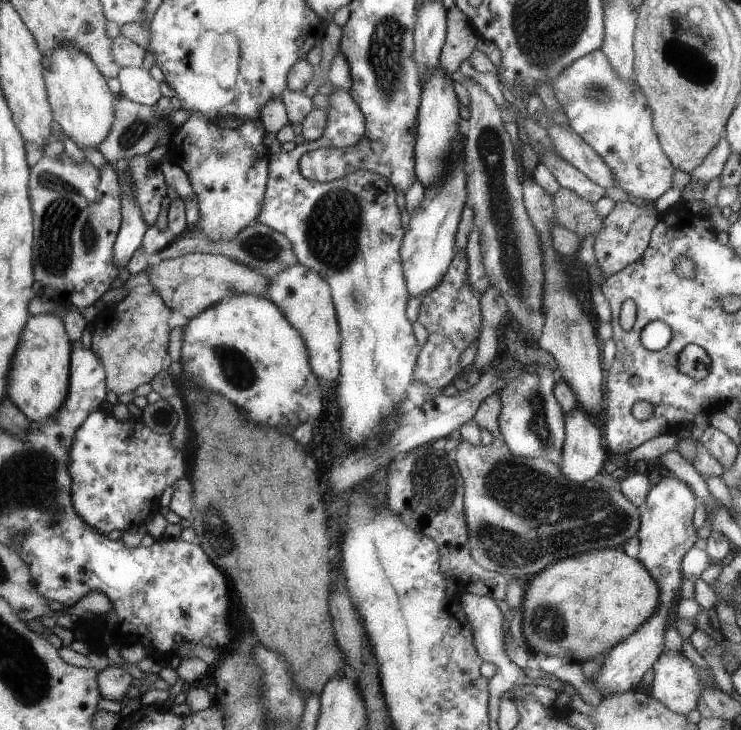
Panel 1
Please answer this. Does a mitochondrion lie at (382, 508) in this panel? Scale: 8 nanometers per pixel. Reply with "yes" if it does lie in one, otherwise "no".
no

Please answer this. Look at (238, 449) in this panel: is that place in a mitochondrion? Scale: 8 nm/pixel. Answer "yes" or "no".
no

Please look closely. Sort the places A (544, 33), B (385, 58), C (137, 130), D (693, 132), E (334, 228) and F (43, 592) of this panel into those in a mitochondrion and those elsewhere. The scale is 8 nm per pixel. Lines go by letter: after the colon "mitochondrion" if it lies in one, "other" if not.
A: mitochondrion
B: mitochondrion
C: mitochondrion
D: mitochondrion
E: mitochondrion
F: other

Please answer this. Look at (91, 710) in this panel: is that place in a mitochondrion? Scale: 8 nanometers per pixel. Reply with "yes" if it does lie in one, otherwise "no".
no

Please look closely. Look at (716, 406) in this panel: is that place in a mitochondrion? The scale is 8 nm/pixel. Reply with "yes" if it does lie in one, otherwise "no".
no

